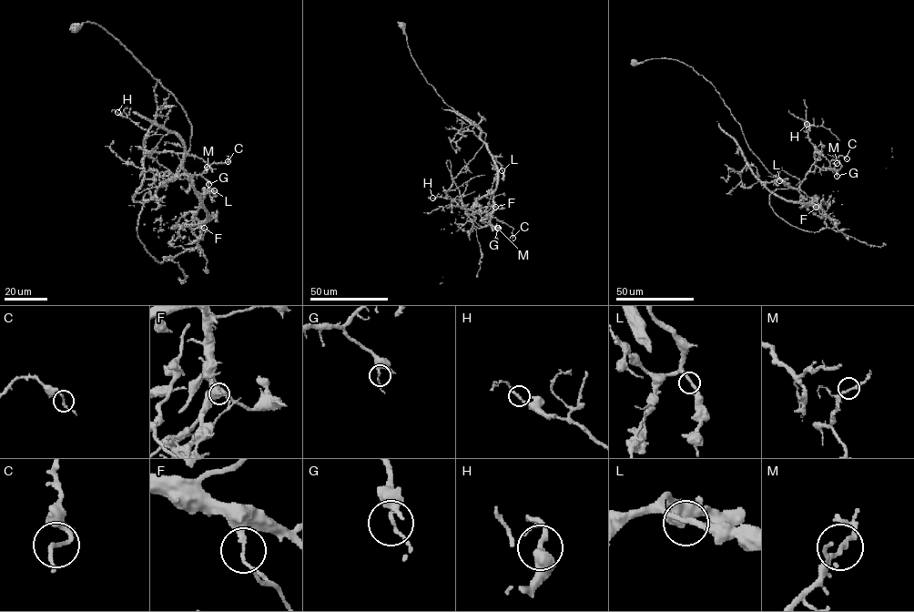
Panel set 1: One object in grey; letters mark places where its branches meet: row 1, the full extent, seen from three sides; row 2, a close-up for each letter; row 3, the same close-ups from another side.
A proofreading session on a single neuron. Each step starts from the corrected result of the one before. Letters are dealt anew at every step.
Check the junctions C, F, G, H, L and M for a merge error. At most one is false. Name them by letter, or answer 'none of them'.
F

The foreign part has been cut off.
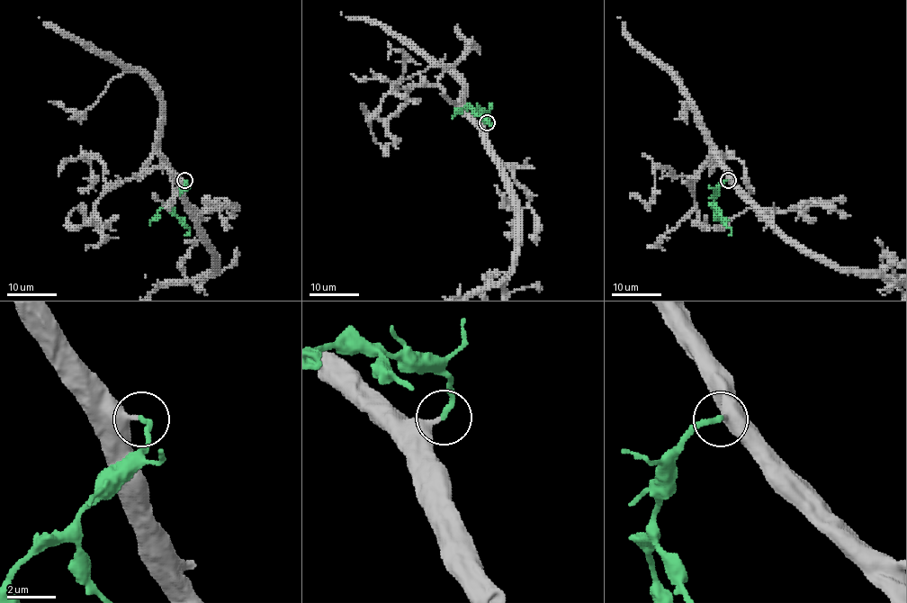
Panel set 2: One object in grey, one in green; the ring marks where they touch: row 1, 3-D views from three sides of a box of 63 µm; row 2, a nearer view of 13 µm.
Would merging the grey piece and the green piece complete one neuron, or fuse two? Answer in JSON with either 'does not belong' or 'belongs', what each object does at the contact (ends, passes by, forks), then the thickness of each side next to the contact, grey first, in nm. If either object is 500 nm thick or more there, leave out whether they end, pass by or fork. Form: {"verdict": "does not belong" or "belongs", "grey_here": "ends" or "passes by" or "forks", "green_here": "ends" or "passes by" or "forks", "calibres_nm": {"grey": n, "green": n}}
{"verdict": "belongs", "grey_here": "ends", "green_here": "ends", "calibres_nm": {"grey": 360, "green": 220}}

